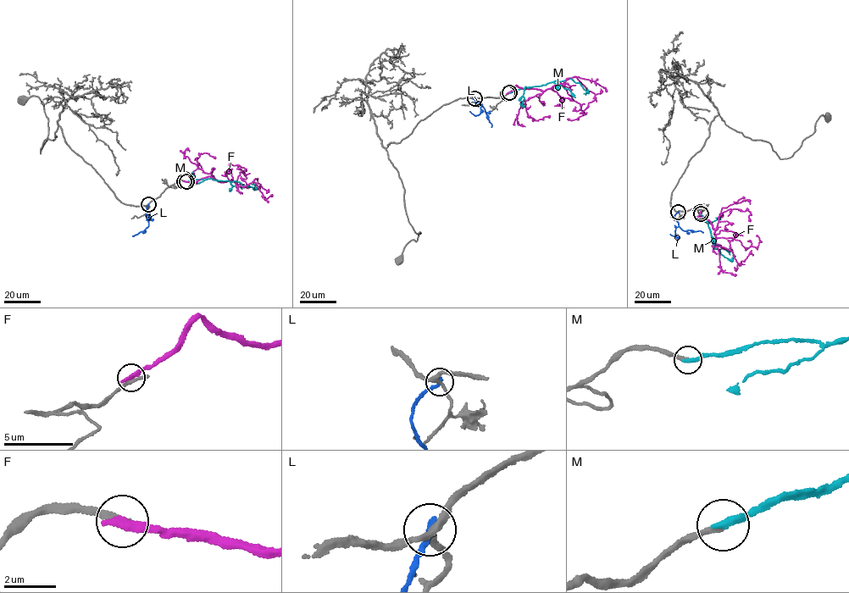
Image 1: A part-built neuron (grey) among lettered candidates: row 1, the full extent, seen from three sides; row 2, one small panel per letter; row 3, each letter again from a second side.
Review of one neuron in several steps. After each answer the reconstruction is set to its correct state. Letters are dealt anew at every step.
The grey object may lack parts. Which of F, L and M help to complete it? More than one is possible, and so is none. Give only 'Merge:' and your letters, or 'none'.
Merge: M

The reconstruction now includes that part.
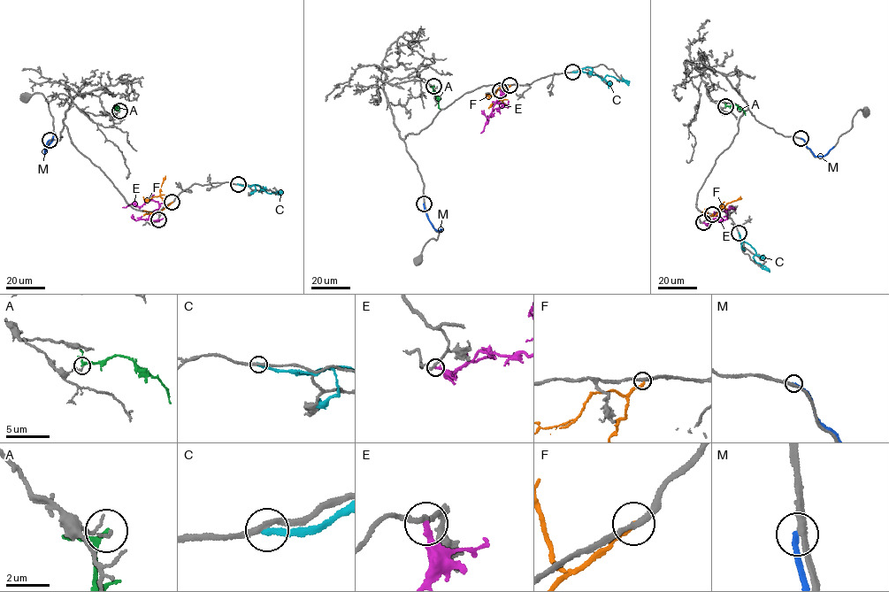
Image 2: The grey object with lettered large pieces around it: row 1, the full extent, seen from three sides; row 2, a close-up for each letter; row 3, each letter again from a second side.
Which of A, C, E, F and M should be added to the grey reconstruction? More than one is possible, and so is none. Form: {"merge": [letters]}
{"merge": []}

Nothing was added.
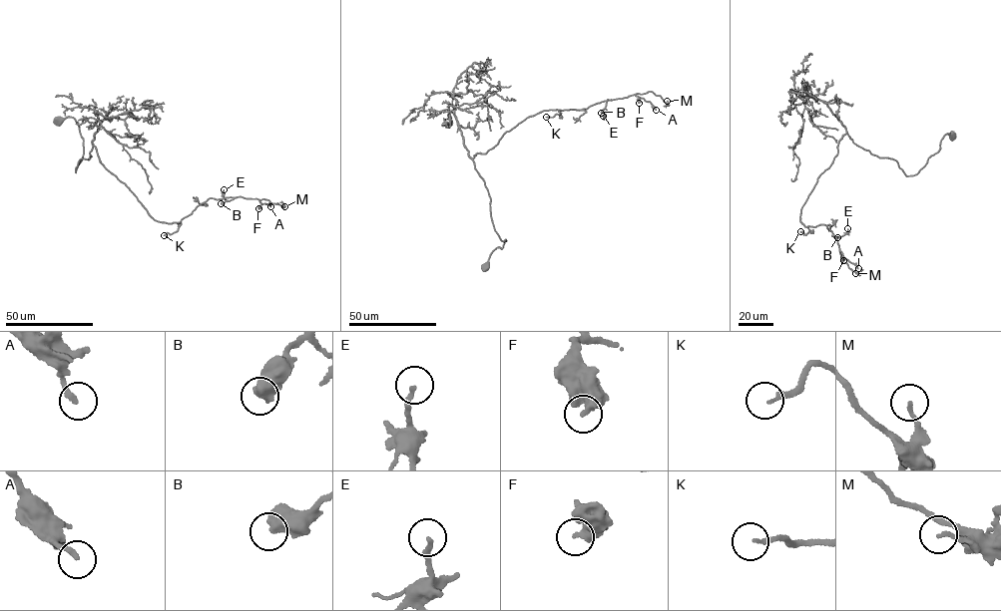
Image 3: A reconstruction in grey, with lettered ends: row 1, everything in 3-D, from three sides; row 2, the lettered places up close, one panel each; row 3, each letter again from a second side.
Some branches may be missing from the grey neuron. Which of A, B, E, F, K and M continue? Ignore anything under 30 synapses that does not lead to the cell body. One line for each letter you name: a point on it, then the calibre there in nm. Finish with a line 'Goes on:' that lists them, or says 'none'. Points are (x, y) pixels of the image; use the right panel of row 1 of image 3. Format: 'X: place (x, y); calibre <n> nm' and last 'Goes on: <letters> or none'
K: place (800, 231); calibre 150 nm
Goes on: K

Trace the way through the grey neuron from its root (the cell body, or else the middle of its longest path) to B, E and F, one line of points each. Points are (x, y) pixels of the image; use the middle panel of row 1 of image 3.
B: (485, 267), (506, 240), (492, 222), (475, 155), (542, 111), (607, 99), (601, 113)
E: (485, 267), (506, 240), (492, 222), (475, 155), (544, 111), (607, 99), (603, 116)
F: (485, 267), (506, 240), (492, 222), (475, 155), (542, 111), (634, 95), (639, 103)

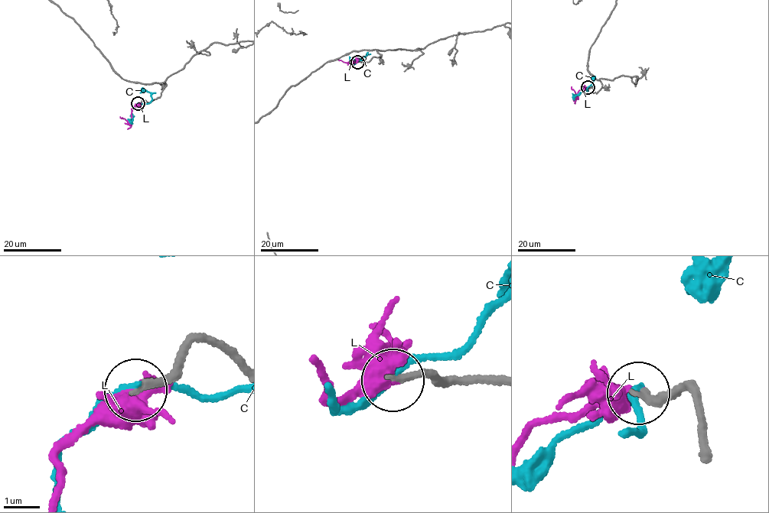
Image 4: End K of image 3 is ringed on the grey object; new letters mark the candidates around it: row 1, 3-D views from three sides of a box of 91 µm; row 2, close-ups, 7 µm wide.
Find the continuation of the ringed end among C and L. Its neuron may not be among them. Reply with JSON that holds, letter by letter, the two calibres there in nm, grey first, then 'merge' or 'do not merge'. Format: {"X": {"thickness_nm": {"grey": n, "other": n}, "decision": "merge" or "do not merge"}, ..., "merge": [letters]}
{"C": {"thickness_nm": {"grey": 220, "other": 170}, "decision": "do not merge"}, "L": {"thickness_nm": {"grey": 220, "other": 180}, "decision": "merge"}, "merge": ["L"]}

